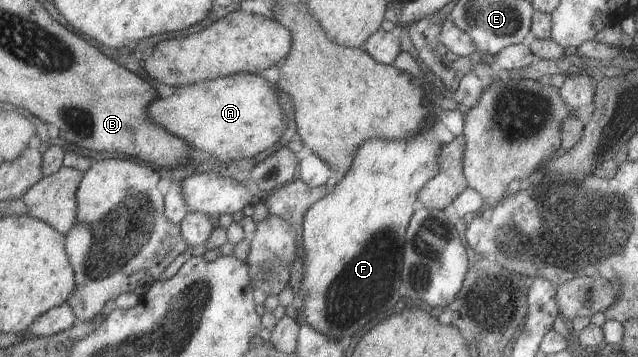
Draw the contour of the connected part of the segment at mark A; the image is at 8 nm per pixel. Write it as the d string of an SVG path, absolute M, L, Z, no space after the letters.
M233 74L214 80L179 86L168 98L155 99L149 107L150 118L167 131L183 138L194 148L215 157L219 164L252 158L277 143L287 131L287 123L273 84L258 74Z

